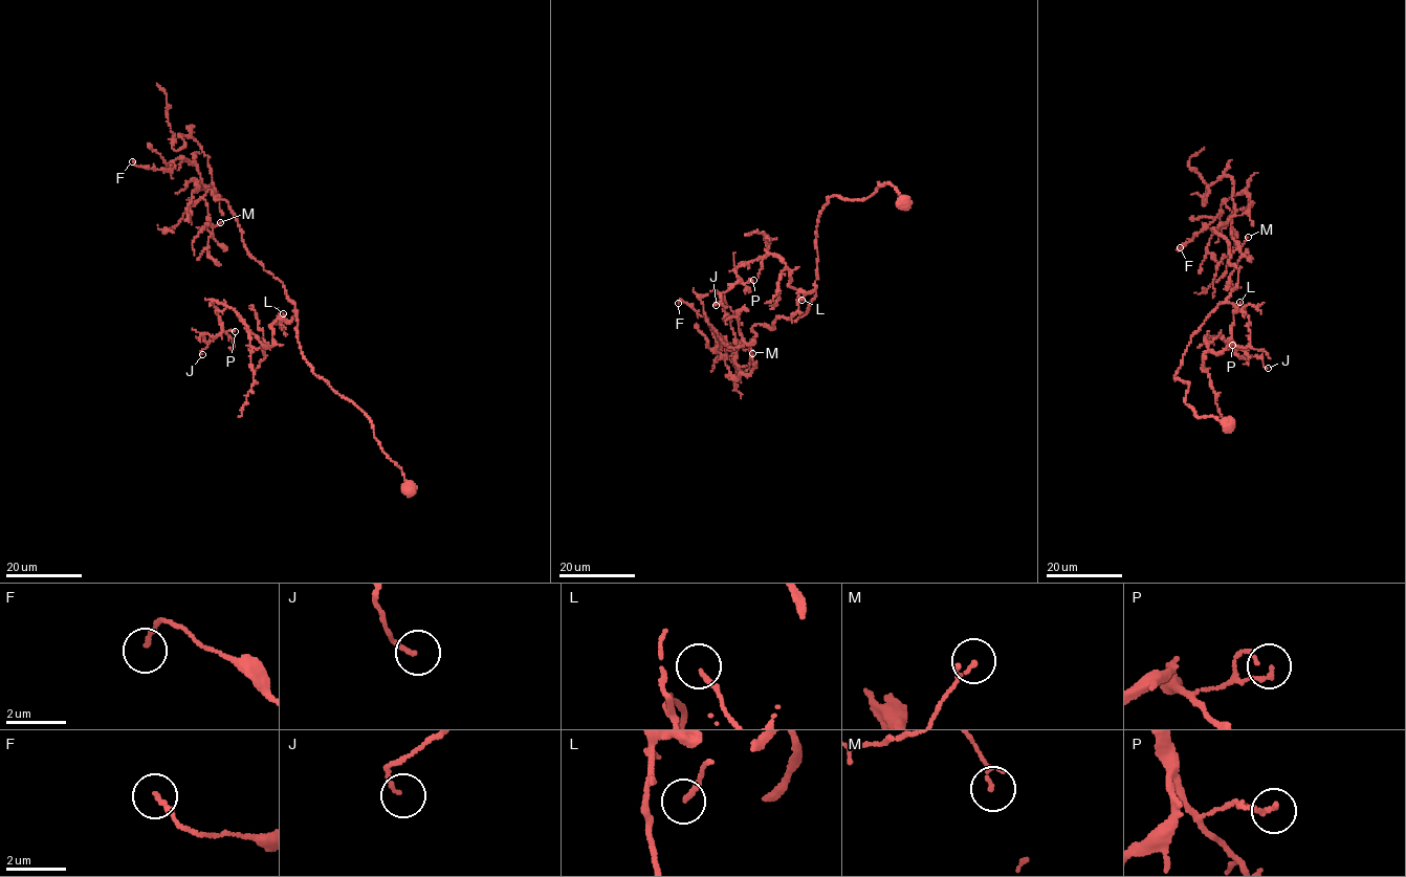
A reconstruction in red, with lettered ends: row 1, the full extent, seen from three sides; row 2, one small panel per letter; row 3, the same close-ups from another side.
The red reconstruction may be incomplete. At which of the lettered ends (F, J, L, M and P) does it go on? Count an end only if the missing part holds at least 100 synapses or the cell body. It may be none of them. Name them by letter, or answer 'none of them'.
none of them

